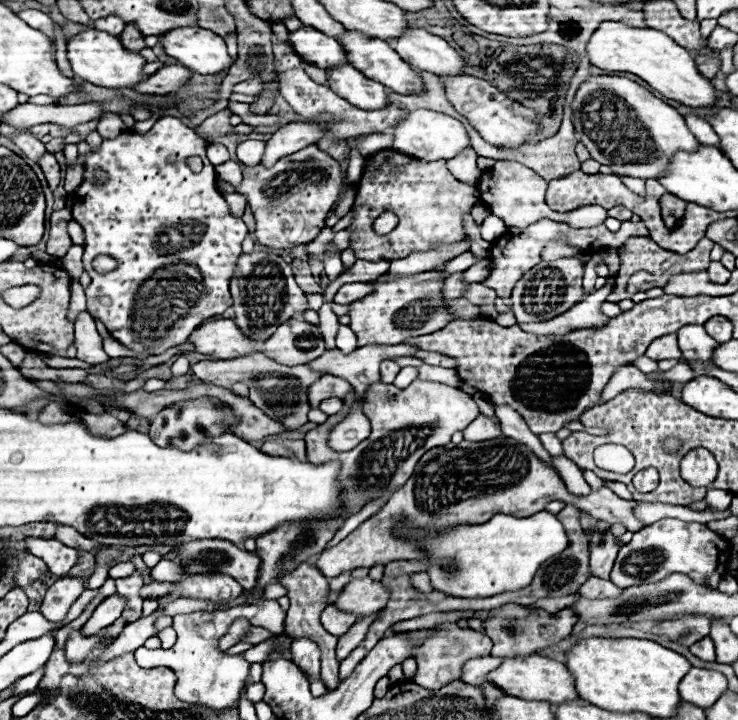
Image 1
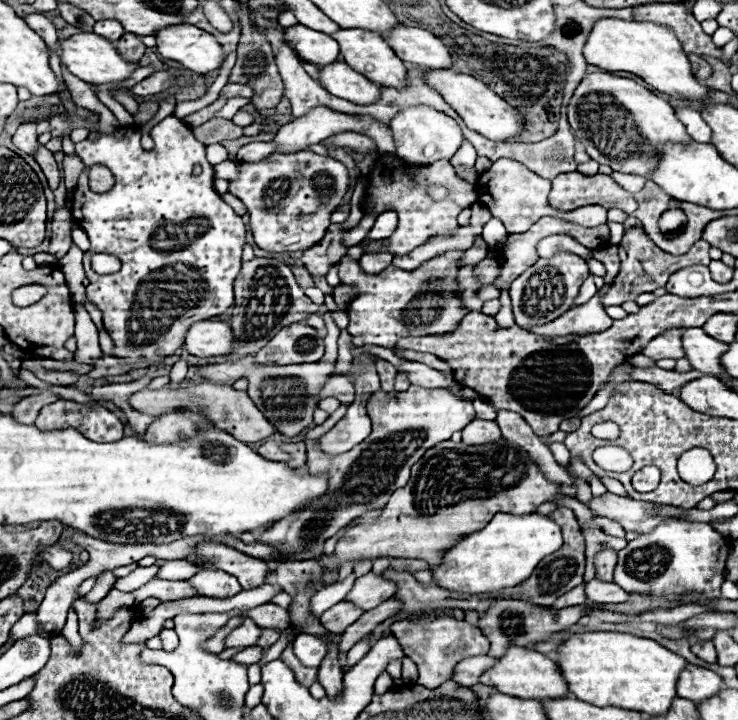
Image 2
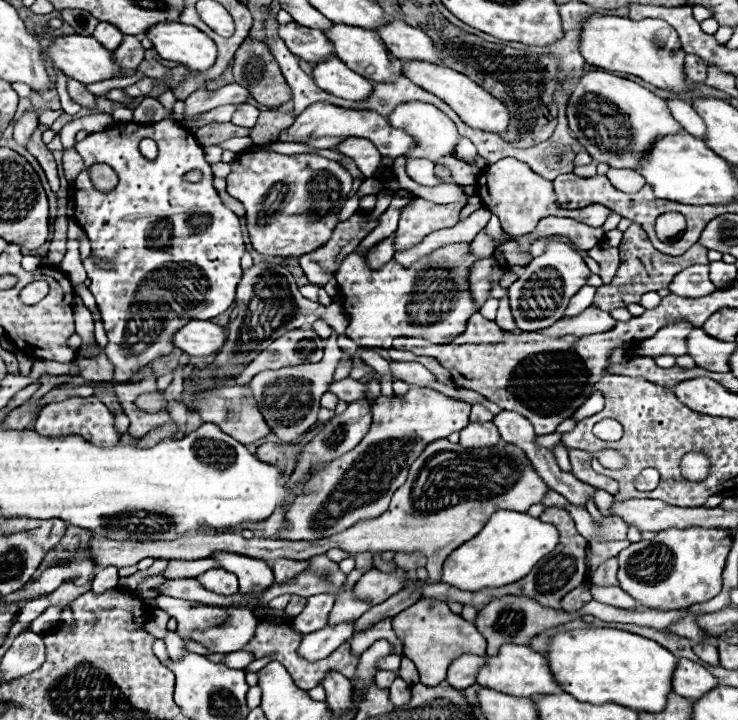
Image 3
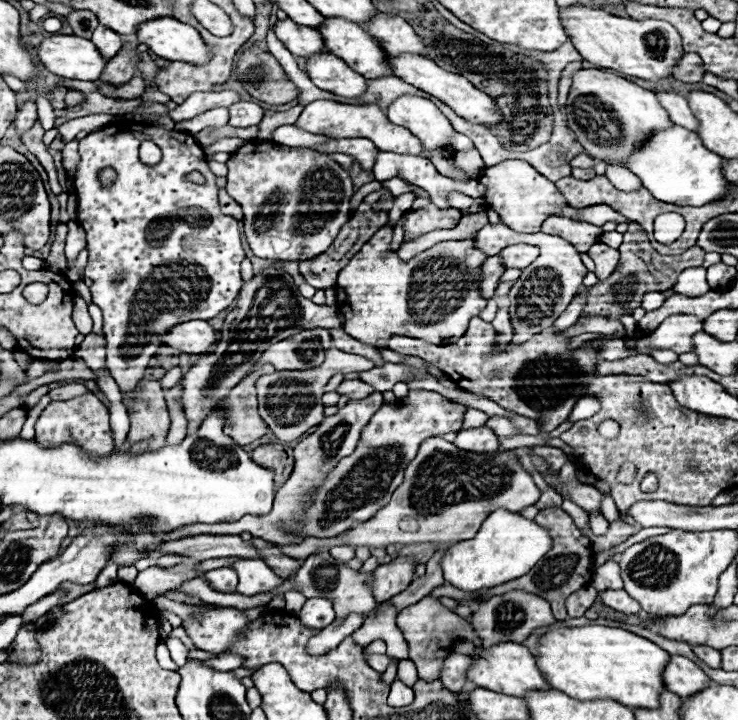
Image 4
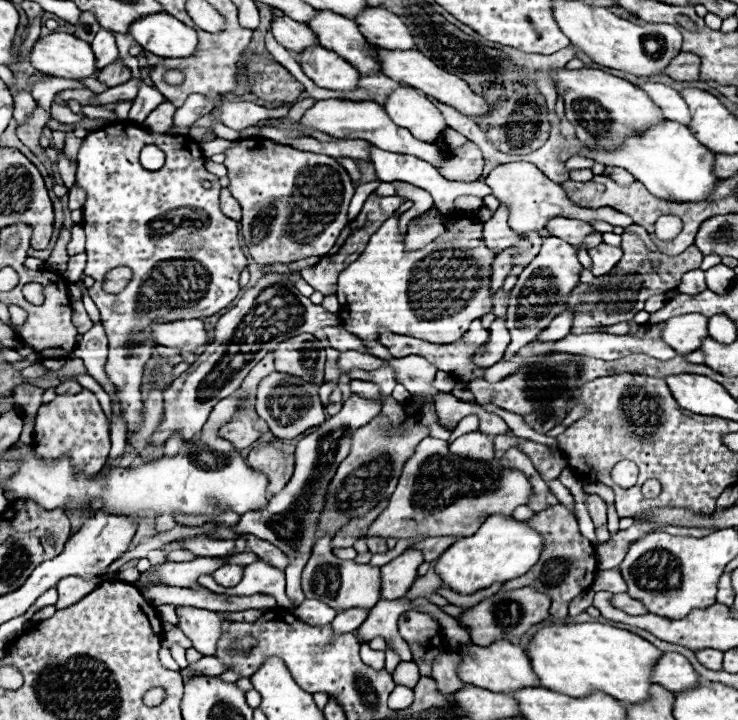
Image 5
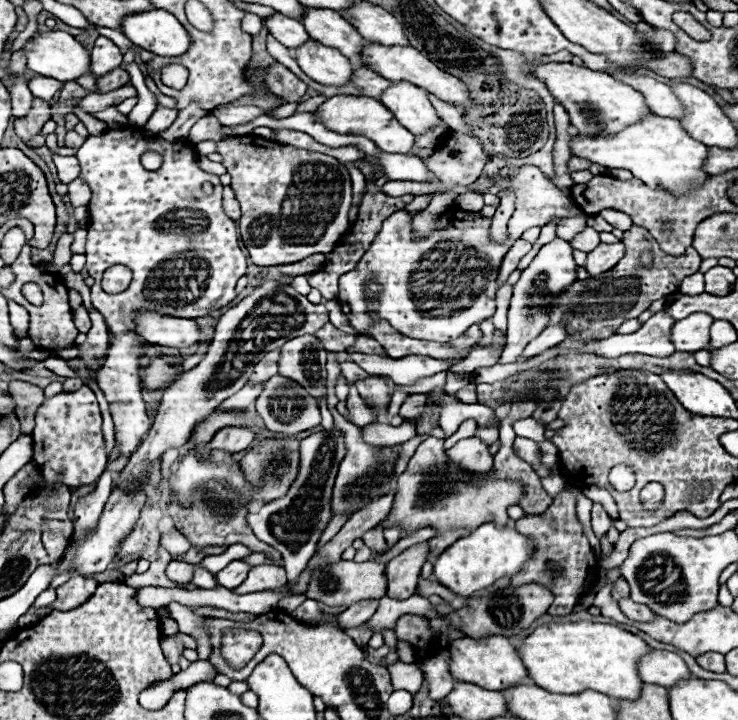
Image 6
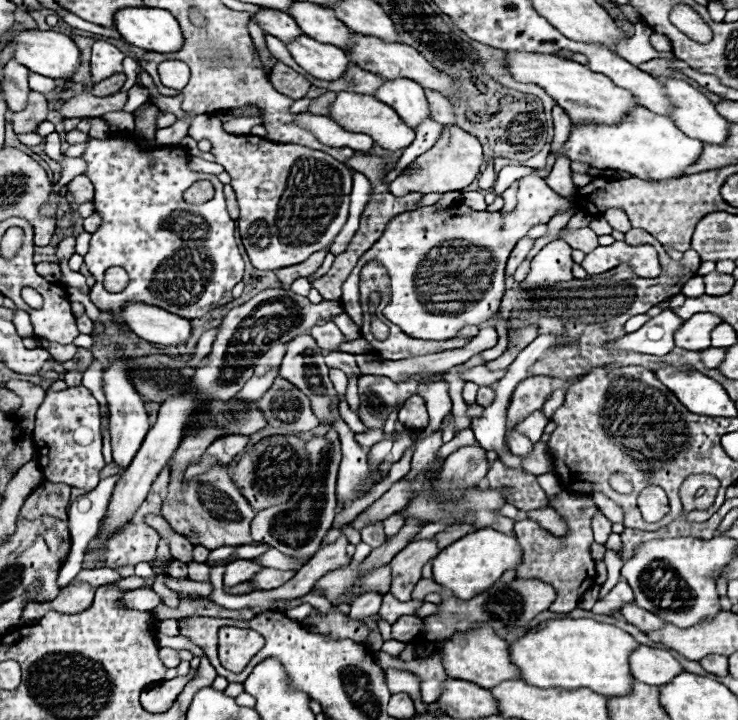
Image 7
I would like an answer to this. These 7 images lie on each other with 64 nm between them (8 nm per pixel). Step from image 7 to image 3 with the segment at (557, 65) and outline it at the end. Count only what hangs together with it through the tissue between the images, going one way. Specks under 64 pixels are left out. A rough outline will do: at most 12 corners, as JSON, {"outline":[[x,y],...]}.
{"outline":[[606,70],[578,78],[568,124],[596,162],[636,168],[682,128]]}

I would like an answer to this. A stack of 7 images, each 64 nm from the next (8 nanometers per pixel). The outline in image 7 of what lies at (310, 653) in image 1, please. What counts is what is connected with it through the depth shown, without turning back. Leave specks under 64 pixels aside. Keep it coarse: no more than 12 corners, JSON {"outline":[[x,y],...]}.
{"outline":[[366,592],[352,602],[348,616],[360,618],[378,614],[380,592]]}

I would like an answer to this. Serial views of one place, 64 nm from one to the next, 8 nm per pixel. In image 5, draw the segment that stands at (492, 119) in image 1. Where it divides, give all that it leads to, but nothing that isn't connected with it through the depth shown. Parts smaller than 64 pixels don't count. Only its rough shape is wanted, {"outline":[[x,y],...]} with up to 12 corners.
{"outline":[[418,50],[374,56],[384,76],[418,88],[464,116],[482,116],[484,98]]}

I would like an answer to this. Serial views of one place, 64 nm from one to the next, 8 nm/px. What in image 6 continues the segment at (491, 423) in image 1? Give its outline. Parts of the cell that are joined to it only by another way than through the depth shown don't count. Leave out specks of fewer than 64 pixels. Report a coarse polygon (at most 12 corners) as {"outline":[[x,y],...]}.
{"outline":[[480,438],[460,440],[446,454],[454,466],[482,476],[492,468]]}

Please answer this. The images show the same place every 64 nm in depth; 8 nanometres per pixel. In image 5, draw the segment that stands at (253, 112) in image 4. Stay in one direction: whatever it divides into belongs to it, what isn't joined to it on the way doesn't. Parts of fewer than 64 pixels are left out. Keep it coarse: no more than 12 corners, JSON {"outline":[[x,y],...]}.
{"outline":[[224,102],[214,112],[234,130],[258,120],[284,118],[288,106],[262,108],[252,102]]}

